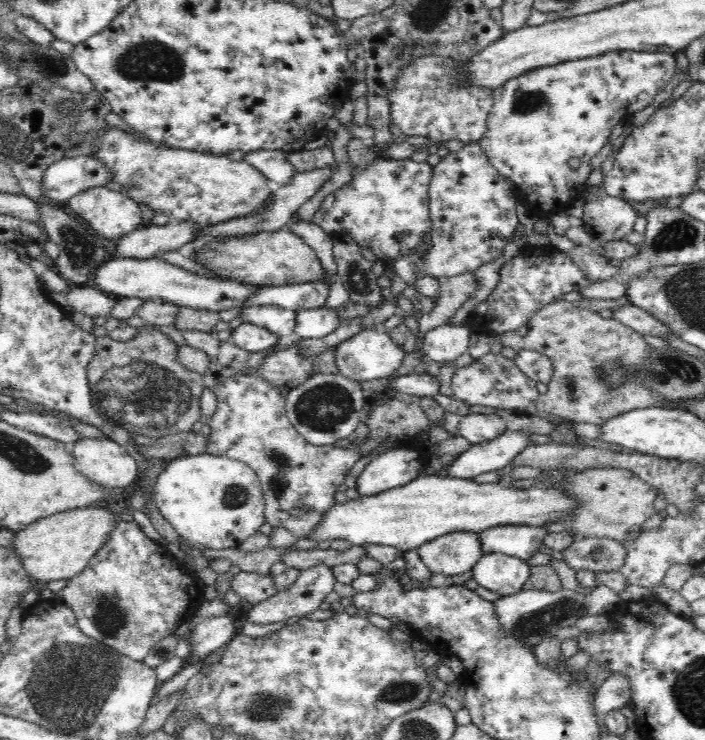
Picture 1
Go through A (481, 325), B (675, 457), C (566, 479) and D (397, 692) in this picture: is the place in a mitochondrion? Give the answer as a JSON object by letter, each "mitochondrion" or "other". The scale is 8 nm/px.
{"A":"other","B":"other","C":"mitochondrion","D":"mitochondrion"}

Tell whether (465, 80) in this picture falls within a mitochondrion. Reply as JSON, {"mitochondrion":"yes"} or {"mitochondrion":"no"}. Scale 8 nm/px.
{"mitochondrion":"no"}

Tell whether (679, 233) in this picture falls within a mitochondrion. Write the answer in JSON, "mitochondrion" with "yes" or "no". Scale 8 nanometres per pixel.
{"mitochondrion":"yes"}

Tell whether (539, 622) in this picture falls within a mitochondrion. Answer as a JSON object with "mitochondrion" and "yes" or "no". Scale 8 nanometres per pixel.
{"mitochondrion":"yes"}

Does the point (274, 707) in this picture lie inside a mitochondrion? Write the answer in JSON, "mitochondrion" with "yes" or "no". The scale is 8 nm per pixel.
{"mitochondrion":"yes"}

